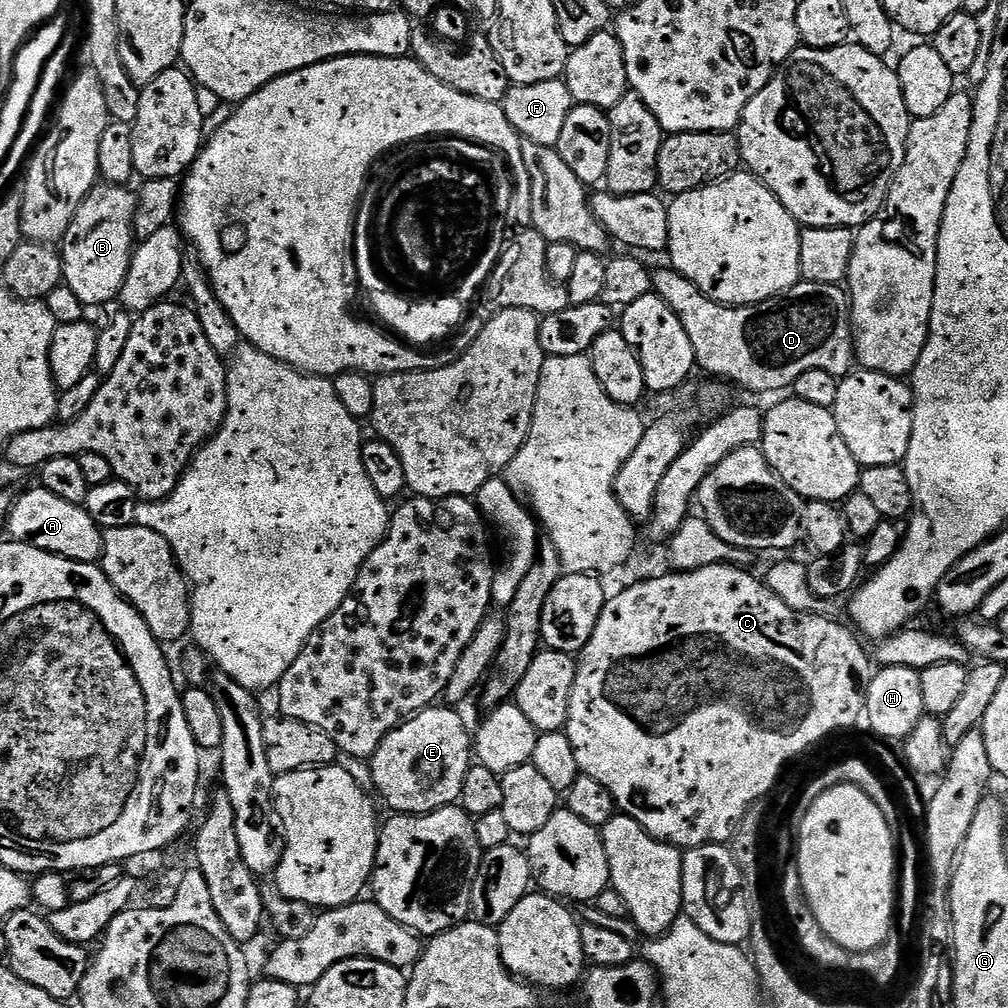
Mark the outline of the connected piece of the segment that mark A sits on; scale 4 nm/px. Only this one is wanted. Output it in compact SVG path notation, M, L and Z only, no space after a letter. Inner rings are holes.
M35 486L29 492L15 497L8 515L7 535L20 544L29 544L38 550L53 552L67 560L77 560L83 564L95 564L104 551L102 529L96 525L94 518L83 504L66 502L58 494L50 494L43 486Z

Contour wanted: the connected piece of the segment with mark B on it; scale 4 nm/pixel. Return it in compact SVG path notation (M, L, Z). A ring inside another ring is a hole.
M97 183L95 188L78 206L70 226L62 241L62 259L64 261L64 283L86 306L92 304L108 304L117 299L122 290L122 282L126 282L126 270L132 261L134 251L134 233L132 223L136 213L136 197L127 187L118 184Z

